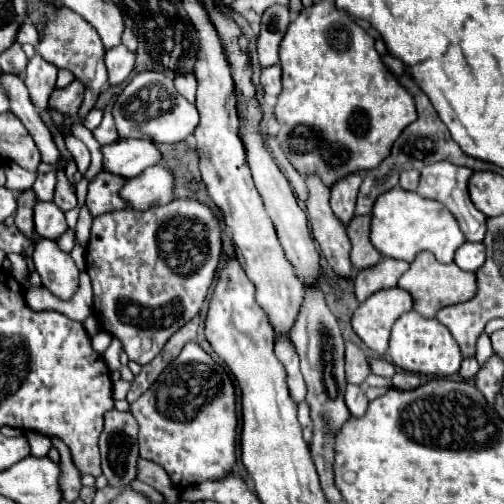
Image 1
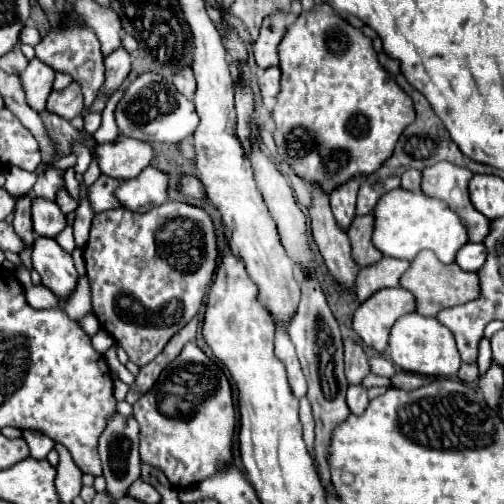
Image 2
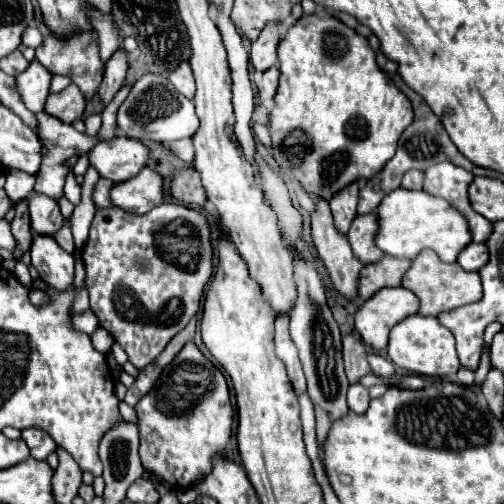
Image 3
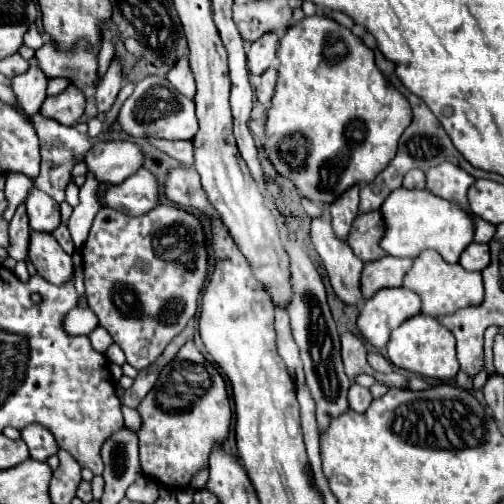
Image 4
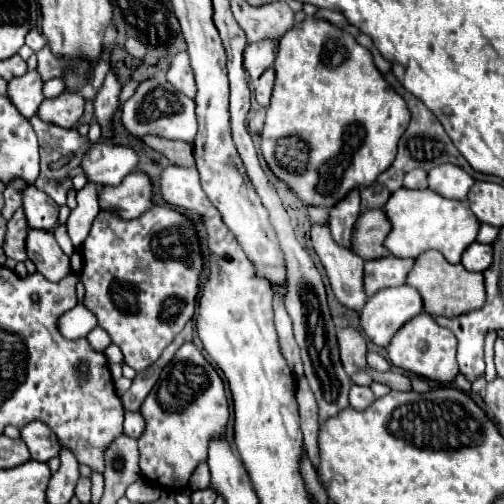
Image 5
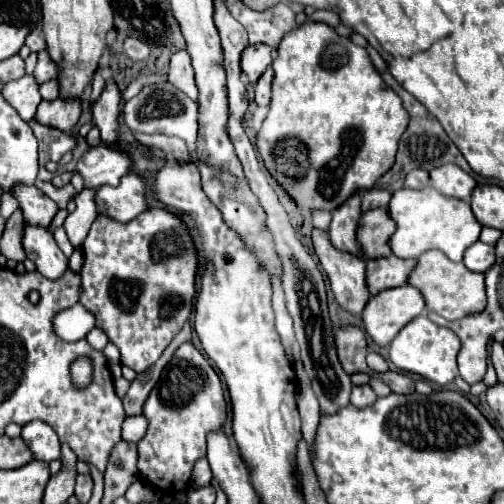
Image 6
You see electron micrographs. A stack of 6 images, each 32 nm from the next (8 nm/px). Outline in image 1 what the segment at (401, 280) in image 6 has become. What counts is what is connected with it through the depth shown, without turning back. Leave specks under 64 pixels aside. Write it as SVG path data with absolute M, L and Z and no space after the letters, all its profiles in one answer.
M382 258L380 264L360 270L354 278L354 294L358 302L364 302L370 294L382 290L382 288L394 288L398 278L408 270L408 262L394 260L394 258Z

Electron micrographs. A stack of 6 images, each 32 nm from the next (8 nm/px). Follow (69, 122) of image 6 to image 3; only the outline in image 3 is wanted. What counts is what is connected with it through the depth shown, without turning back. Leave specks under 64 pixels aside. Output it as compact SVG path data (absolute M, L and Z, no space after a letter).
M70 84L62 92L50 94L44 110L48 114L64 120L64 122L72 122L72 120L82 116L84 106L86 106L86 102L84 102L84 96L82 96L80 88L76 88L76 84Z

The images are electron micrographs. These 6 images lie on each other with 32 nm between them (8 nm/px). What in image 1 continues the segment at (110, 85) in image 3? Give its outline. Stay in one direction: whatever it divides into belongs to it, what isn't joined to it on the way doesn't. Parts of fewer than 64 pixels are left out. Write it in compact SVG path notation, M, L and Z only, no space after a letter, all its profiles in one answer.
M118 44L106 52L106 68L108 68L108 82L122 84L130 72L134 70L136 54L128 50L124 44Z

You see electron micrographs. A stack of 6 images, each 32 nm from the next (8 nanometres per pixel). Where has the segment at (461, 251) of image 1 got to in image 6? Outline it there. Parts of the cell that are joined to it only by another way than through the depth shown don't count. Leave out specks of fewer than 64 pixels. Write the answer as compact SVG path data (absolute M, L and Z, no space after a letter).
M474 242L466 252L464 252L464 266L472 272L486 272L492 262L494 262L494 246Z

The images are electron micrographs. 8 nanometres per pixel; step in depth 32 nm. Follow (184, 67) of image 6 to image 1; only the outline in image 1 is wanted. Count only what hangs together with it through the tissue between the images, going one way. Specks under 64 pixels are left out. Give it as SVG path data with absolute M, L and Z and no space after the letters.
M184 74L184 76L178 76L174 80L174 86L176 90L186 98L186 100L196 100L196 78L192 74Z

